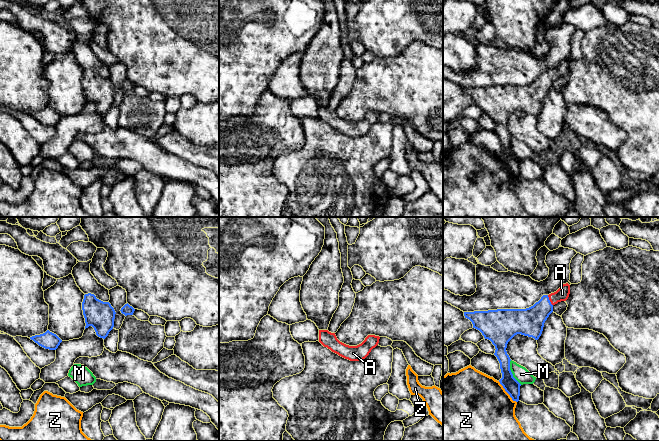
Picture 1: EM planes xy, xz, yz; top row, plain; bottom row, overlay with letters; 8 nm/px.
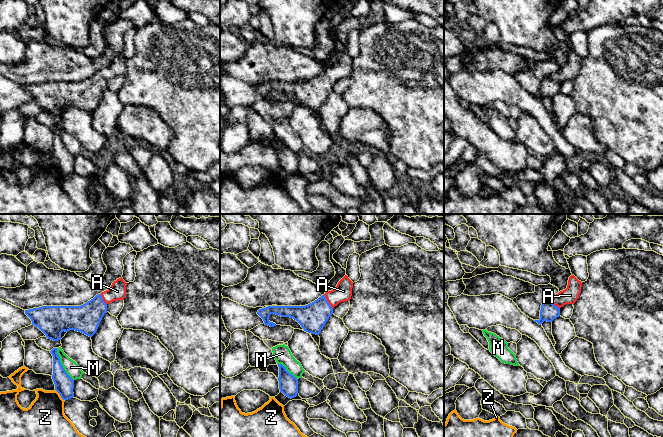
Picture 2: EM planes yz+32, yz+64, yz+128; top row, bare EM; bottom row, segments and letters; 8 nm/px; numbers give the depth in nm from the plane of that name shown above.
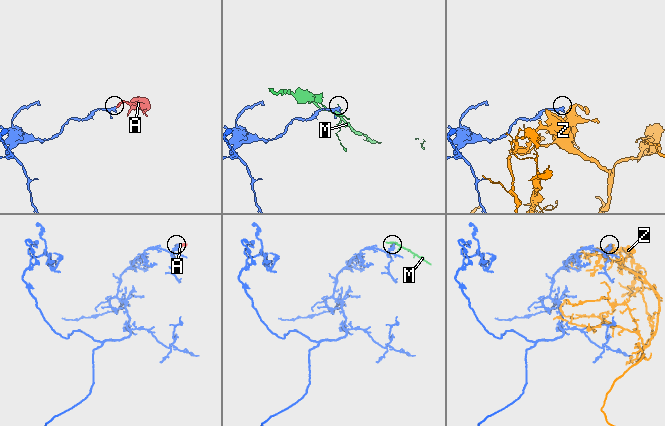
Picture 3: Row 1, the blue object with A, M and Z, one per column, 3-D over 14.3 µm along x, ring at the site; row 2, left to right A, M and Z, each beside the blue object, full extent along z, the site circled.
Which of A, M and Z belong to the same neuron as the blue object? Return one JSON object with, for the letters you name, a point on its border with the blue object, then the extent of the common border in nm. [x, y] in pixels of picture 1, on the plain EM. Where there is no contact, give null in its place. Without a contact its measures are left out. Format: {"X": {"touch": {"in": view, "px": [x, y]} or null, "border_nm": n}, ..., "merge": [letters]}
{"A": {"touch": {"in": "yz", "px": [549, 76]}, "border_nm": 100}, "merge": ["A"]}

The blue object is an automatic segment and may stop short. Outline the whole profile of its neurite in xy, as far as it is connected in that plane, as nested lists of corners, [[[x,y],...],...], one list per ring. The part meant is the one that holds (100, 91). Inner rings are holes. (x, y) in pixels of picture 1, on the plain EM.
[[[94,70],[84,71],[82,86],[85,94],[85,105],[92,102],[96,111],[105,115],[114,103],[115,86],[109,78],[103,78]]]

